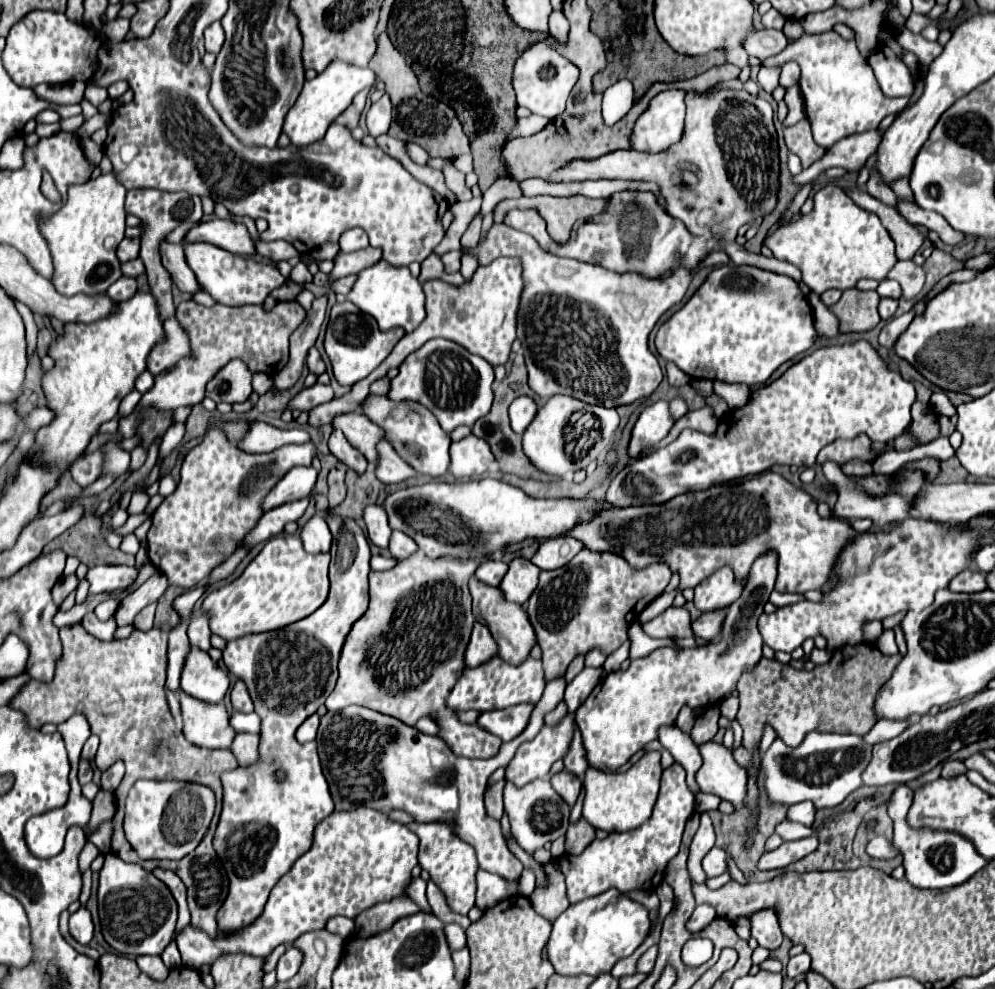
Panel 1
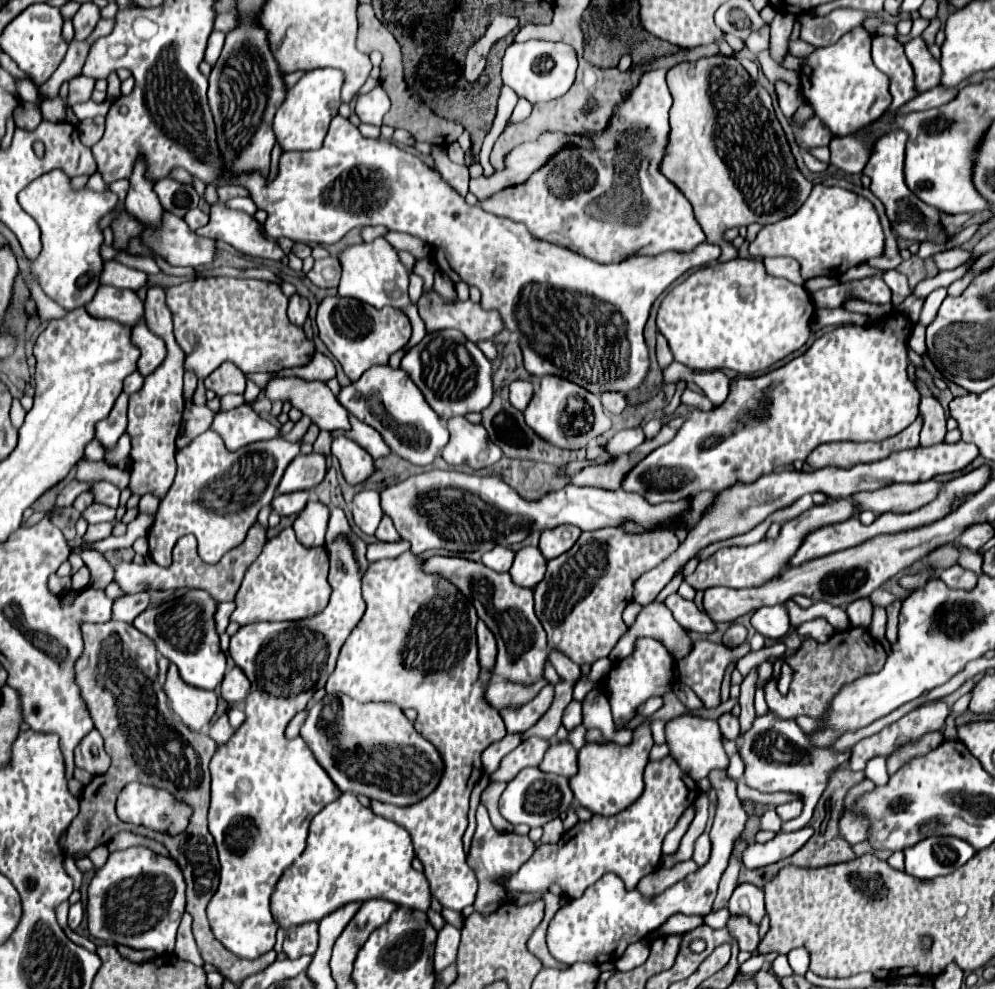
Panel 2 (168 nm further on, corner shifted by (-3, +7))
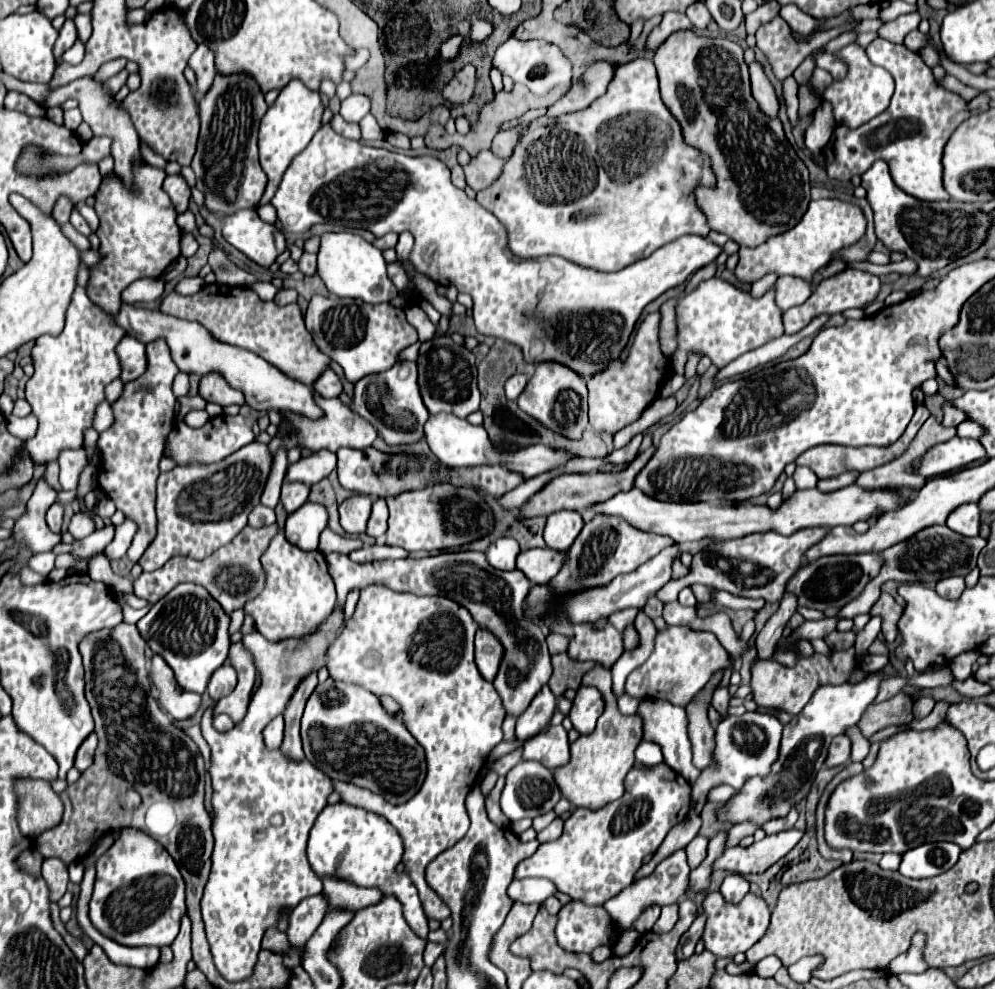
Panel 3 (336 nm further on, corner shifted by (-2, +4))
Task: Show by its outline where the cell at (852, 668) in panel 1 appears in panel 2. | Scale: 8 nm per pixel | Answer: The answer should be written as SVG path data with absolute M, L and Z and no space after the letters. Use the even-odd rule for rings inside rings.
M852 627L840 633L834 633L828 643L818 643L814 639L806 639L800 647L800 651L794 657L782 657L784 663L788 663L794 669L794 679L790 683L788 695L782 695L776 689L776 681L770 681L766 691L766 703L772 713L776 713L780 719L796 719L800 715L808 715L814 719L820 719L830 709L832 699L838 695L838 691L854 683L856 679L864 677L866 673L878 673L886 663L886 649L870 637L868 629Z

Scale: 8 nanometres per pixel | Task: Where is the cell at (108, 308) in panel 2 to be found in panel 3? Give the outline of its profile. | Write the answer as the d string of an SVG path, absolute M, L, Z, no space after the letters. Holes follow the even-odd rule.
M129 304L121 306L121 312L115 316L115 322L121 324L121 328L125 328L129 336L137 338L143 344L163 338L171 350L173 362L177 364L177 368L181 372L187 372L187 374L193 372L197 376L205 376L211 372L221 374L229 382L231 388L243 392L245 402L255 410L289 410L289 412L297 412L297 414L303 414L309 418L321 416L321 410L317 408L309 386L289 380L283 372L273 368L269 362L265 362L257 354L217 340L215 336L209 334L209 330L205 330L197 322L179 320L179 318L167 316L159 310L135 308Z

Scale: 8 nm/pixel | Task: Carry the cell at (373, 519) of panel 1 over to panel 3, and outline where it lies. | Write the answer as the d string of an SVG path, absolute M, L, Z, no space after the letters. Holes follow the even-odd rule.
M349 496L339 504L339 516L341 516L341 526L349 534L361 534L365 532L365 522L369 520L369 508L373 500L369 496Z

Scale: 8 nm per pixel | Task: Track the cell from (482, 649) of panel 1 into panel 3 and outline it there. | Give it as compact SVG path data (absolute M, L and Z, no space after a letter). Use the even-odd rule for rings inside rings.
M477 630L475 664L477 664L477 668L485 680L493 682L493 678L497 676L497 670L499 670L501 656L503 656L501 642L493 634L489 634L487 630Z

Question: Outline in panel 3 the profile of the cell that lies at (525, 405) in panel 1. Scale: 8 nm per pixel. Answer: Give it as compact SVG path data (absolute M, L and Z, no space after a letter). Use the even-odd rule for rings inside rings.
M513 374L505 382L505 394L509 396L509 400L517 400L517 396L523 392L525 384L527 384L527 376L525 374Z

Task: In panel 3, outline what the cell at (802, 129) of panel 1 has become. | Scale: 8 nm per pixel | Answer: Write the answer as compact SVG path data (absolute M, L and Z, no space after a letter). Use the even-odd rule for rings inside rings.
M825 100L819 104L819 108L815 110L815 120L813 124L807 128L805 132L805 146L813 152L819 154L831 140L831 134L835 130L837 122L833 118L833 106Z

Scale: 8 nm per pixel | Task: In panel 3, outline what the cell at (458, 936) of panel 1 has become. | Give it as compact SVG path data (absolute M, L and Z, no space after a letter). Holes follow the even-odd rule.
M427 942L425 952L423 952L423 962L425 966L431 966L443 952L443 944L435 944L435 942Z

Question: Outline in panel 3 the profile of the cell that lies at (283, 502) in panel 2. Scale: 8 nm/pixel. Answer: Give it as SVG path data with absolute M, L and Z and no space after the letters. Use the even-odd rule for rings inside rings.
M285 482L283 484L281 502L289 514L295 512L297 508L301 508L307 502L307 496L309 496L307 484L299 484L299 482Z

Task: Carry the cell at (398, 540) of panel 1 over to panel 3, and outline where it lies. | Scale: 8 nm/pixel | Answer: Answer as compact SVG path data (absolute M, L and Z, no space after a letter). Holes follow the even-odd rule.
M383 498L375 500L375 502L373 502L373 508L371 508L369 522L367 522L367 534L373 536L375 540L381 540L381 538L385 536L385 524L387 524L387 518L389 518L387 502L385 502Z

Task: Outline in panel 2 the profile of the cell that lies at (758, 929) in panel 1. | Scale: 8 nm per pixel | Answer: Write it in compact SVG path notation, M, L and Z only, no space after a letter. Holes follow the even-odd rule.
M742 883L736 887L736 891L730 897L728 909L736 917L748 917L754 925L760 927L762 919L766 917L766 903L764 903L764 893L760 887Z

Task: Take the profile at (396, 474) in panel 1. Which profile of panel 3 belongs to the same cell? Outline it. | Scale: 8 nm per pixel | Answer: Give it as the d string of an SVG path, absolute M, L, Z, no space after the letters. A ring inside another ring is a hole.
M313 390L313 398L315 398L315 404L323 410L323 416L319 420L311 420L311 418L301 416L301 414L295 414L295 412L281 412L281 426L283 426L283 422L287 418L289 430L287 430L285 436L281 432L277 432L271 438L271 442L267 444L271 454L277 454L281 448L291 450L295 446L309 448L311 452L317 452L321 448L325 448L329 452L337 452L343 446L345 448L357 448L357 450L361 450L361 448L367 448L367 446L373 444L373 440L377 438L377 430L367 420L363 420L357 412L353 412L341 400L327 400L327 398L319 396L315 390Z

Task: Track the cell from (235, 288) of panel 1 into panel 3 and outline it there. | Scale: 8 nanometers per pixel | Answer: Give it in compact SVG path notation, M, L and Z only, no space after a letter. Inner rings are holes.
M133 160L133 184L125 186L113 172L101 180L95 192L95 212L99 216L99 264L89 268L87 296L103 312L115 316L121 308L121 292L139 278L159 278L165 268L181 254L181 230L175 222L177 212L163 190L165 170Z

